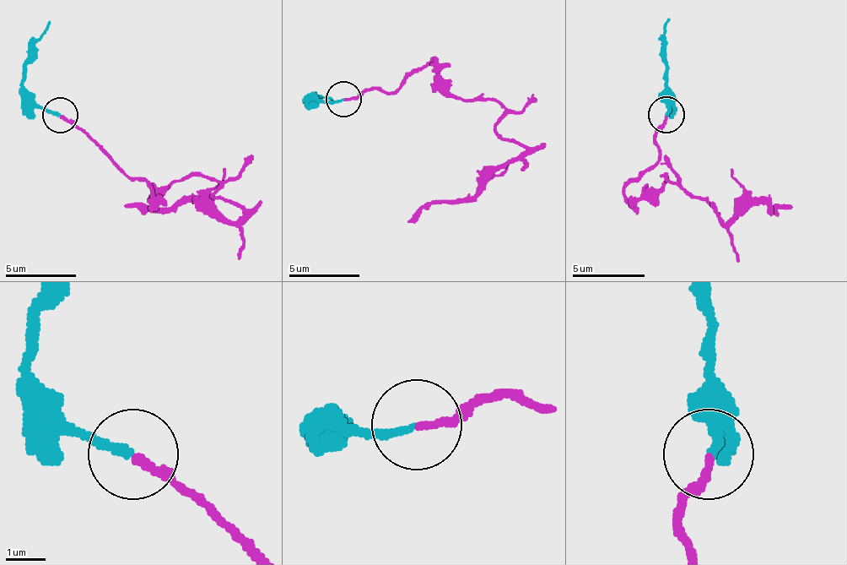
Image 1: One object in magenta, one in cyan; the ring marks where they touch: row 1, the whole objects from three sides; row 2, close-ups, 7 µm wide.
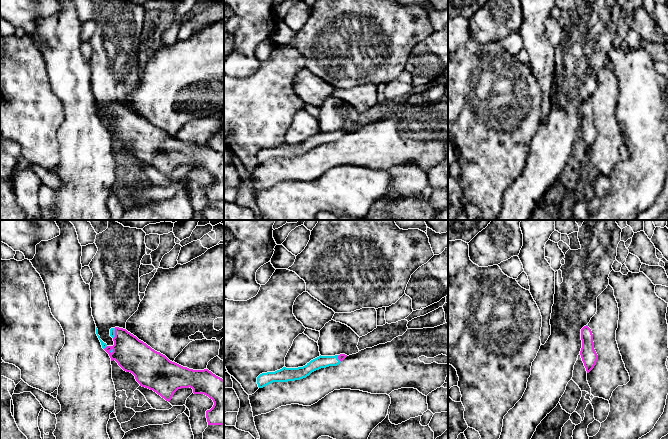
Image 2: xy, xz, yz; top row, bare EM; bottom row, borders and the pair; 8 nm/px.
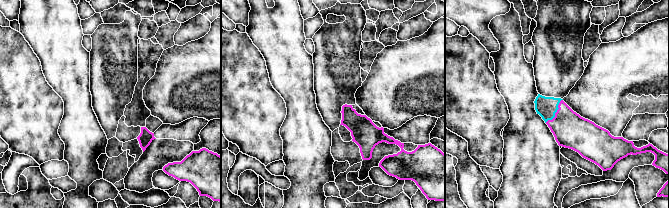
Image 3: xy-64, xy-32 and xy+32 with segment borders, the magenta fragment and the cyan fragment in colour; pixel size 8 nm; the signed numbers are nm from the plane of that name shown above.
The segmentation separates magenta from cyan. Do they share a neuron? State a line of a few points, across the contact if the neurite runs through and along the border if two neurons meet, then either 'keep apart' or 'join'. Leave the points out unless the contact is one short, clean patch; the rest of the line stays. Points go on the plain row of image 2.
xy (133, 131), (115, 109), (112, 107) | join

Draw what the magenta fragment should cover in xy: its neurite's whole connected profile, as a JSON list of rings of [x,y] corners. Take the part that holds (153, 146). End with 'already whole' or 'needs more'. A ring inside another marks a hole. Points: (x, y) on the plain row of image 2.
[[[97,103],[96,110],[111,137],[115,136],[124,147],[132,149],[140,162],[153,166],[168,178],[178,165],[190,163],[194,170],[204,170],[214,178],[213,183],[206,187],[208,201],[224,201],[224,156],[222,154],[208,145],[193,146],[170,137],[165,131],[152,125],[126,105],[119,103],[110,105],[113,122],[108,122],[100,115]]]; needs more

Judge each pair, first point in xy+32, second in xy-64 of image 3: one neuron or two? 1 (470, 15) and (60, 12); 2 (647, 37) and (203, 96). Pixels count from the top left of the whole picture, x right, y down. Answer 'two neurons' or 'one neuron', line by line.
1: one neuron
2: one neuron

